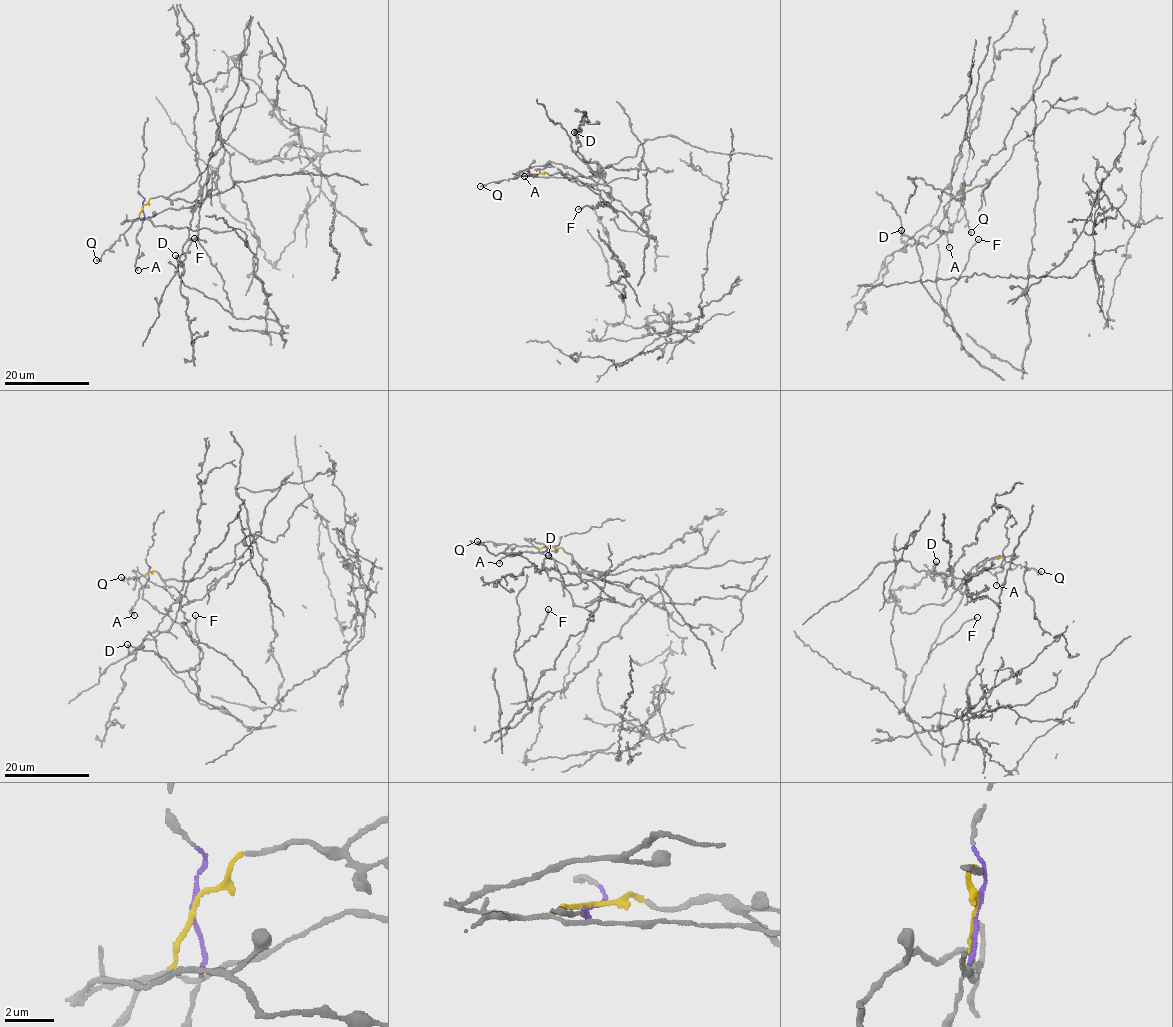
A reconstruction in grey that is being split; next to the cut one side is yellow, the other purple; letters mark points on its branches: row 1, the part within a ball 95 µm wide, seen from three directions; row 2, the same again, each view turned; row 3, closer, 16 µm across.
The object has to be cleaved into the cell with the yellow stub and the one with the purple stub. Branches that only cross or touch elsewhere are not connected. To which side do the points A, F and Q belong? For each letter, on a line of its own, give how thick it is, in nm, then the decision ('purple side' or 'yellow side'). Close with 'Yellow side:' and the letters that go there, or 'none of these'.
A: 190 nm thick; purple side
F: 180 nm thick; yellow side
Q: 280 nm thick; yellow side
Yellow side: F, Q

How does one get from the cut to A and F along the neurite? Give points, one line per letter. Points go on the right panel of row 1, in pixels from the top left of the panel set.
A: (964, 189), (957, 219), (947, 235), (948, 248)
F: (964, 189), (943, 206), (950, 231), (916, 250), (921, 283), (960, 337), (943, 321), (947, 297), (978, 239)

